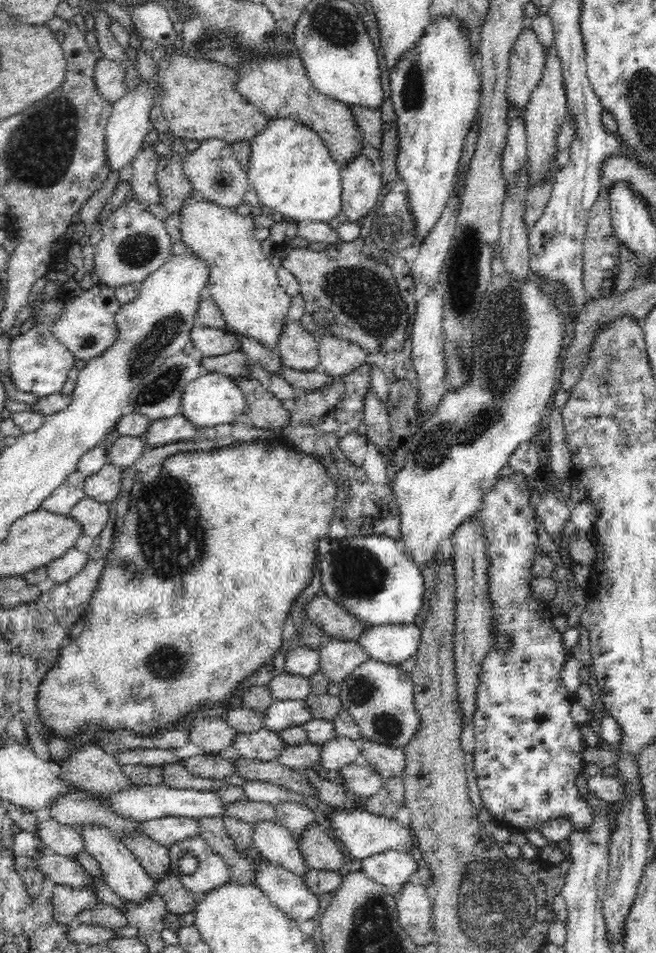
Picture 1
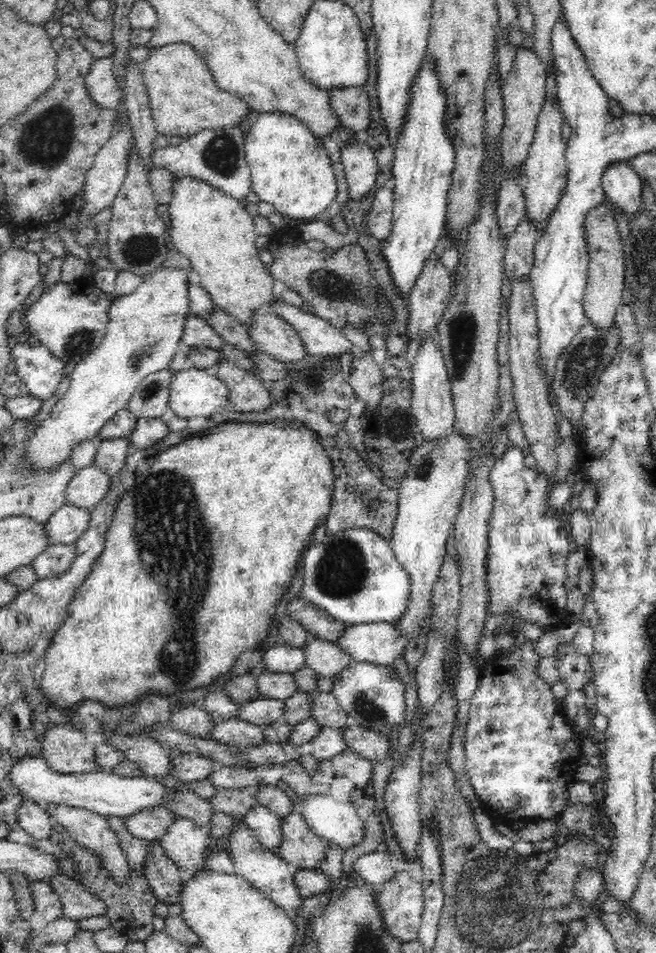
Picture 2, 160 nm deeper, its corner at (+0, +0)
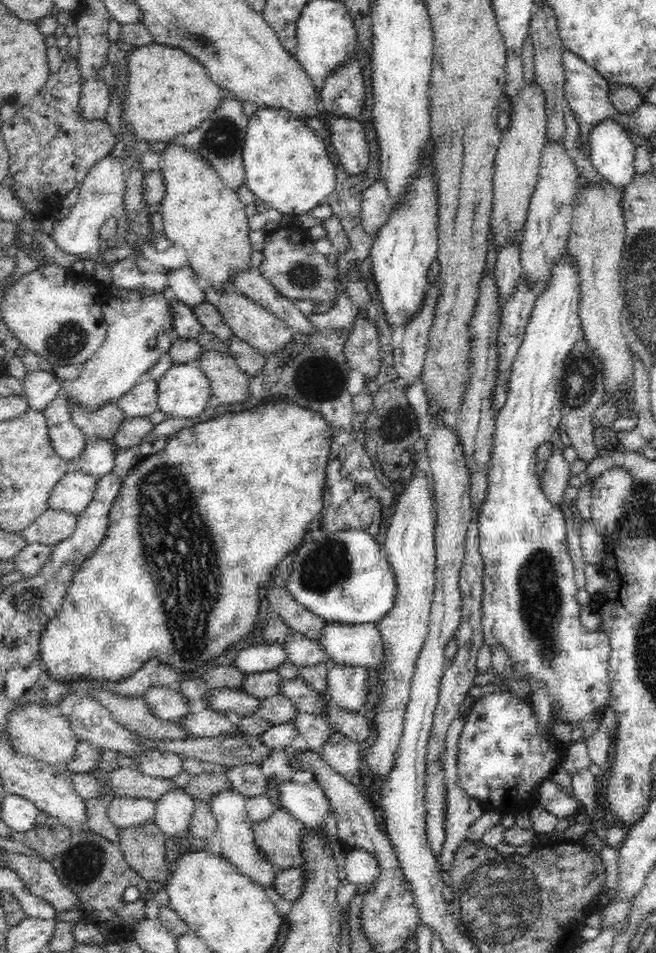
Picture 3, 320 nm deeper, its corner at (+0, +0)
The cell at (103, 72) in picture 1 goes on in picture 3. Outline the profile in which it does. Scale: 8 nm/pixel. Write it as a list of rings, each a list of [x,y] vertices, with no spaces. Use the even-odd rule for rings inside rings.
[[[98,76],[84,80],[79,100],[81,117],[88,119],[104,119],[110,106],[108,85]]]

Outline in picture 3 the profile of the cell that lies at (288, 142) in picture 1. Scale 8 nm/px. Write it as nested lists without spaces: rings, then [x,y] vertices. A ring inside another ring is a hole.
[[[259,108],[249,118],[242,156],[245,168],[244,185],[270,208],[289,216],[310,214],[312,209],[318,206],[324,198],[328,198],[334,190],[338,171],[328,157],[321,135],[286,109]]]

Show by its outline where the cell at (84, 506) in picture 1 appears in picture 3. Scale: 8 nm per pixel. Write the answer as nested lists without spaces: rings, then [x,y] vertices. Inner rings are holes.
[[[48,508],[21,532],[26,543],[52,546],[72,536],[76,526],[78,526],[78,522],[75,514]]]

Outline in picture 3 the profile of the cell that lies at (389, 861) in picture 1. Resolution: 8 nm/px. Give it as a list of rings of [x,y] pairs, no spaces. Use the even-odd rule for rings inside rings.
[[[362,849],[346,850],[342,876],[352,884],[374,883],[380,876],[380,865],[374,855]]]

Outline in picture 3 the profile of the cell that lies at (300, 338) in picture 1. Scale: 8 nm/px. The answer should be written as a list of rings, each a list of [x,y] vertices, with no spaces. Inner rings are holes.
[[[210,287],[204,289],[205,302],[212,304],[230,326],[234,336],[250,343],[264,357],[272,353],[280,353],[292,341],[294,330],[285,321],[266,311],[250,298],[234,292],[219,293]]]

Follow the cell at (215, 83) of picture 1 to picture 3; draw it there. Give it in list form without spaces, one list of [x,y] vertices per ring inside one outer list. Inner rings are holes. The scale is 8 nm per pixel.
[[[156,45],[140,47],[127,53],[127,79],[121,104],[121,122],[129,124],[138,140],[149,143],[174,141],[195,129],[205,121],[225,100],[225,89],[209,77],[209,73],[196,58],[172,46]]]

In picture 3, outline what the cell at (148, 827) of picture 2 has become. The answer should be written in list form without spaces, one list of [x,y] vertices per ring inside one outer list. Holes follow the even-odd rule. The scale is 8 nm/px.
[[[118,797],[109,802],[108,818],[119,829],[148,825],[156,816],[156,804],[146,798]]]

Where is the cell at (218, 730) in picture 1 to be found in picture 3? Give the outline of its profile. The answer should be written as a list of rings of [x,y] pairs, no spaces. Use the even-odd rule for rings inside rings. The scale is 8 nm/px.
[[[153,686],[144,693],[143,699],[152,714],[165,722],[178,725],[180,720],[192,713],[187,698],[176,688]]]

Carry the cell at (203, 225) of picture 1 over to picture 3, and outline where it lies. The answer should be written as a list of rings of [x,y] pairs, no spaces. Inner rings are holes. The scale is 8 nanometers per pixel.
[[[176,140],[170,143],[161,151],[163,162],[159,168],[165,180],[165,195],[160,202],[164,232],[168,240],[182,246],[189,266],[208,280],[208,287],[219,293],[228,292],[237,274],[252,268],[245,206],[202,155],[180,146]]]

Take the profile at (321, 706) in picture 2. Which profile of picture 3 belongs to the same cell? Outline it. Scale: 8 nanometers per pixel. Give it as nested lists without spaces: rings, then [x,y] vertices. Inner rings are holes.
[[[301,675],[293,679],[280,679],[279,684],[279,692],[287,696],[298,710],[324,716],[328,704],[326,691],[315,691]]]

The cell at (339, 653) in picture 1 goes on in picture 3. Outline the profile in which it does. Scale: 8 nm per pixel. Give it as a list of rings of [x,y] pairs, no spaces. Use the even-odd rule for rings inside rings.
[[[303,634],[290,635],[283,644],[287,660],[296,666],[314,666],[319,662],[327,662],[330,670],[335,662],[321,649],[316,639],[306,638]]]

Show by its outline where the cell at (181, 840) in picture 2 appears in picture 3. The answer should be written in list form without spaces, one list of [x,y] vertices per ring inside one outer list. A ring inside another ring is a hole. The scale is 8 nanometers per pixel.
[[[185,790],[166,792],[156,804],[153,821],[166,838],[185,839],[189,835],[190,819],[194,816],[195,800]]]

